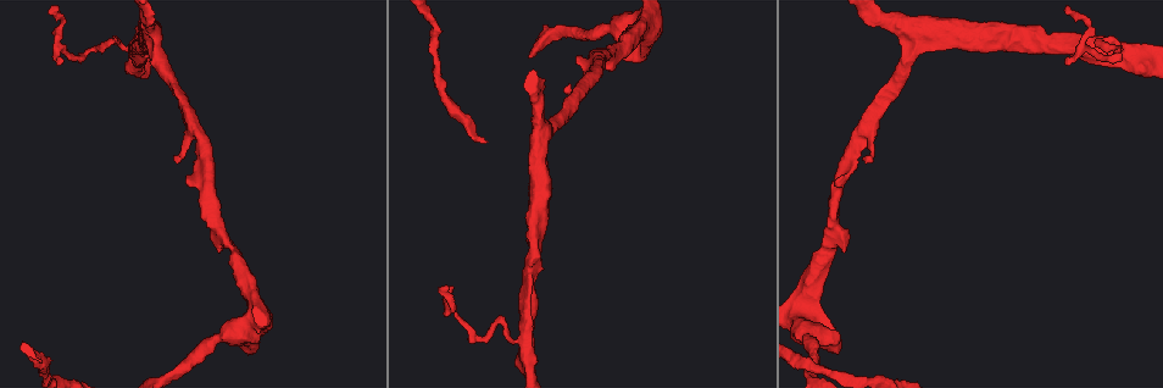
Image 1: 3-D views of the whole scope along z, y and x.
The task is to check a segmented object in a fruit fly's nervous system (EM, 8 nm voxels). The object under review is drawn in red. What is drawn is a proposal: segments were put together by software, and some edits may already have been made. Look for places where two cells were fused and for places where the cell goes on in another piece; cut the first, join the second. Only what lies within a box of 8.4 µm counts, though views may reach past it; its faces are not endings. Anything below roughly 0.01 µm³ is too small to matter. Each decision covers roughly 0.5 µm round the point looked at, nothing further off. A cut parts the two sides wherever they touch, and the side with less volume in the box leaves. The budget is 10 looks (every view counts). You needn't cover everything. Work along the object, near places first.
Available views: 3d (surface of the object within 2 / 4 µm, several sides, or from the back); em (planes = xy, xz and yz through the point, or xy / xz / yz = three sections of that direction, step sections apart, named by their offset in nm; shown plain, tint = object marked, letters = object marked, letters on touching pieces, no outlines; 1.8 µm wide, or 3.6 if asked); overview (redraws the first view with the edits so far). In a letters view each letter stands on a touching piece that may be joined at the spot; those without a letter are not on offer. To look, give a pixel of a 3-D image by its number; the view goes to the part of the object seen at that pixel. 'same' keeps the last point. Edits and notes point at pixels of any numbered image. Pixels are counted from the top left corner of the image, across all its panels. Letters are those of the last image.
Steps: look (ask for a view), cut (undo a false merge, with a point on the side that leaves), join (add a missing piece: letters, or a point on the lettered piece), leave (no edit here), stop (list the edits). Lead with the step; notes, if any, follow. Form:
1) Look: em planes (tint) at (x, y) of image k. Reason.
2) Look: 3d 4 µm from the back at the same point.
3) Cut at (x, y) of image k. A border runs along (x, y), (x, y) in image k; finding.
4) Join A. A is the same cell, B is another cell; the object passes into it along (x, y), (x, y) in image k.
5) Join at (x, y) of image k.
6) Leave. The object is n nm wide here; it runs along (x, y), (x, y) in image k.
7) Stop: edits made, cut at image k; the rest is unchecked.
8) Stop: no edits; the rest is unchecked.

Look: em planes (letters) at (526, 339) of image 1. Sharp bend.

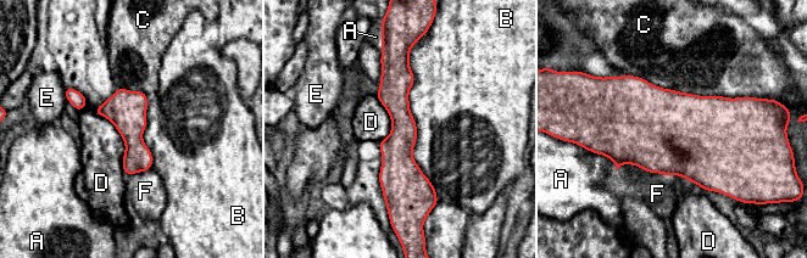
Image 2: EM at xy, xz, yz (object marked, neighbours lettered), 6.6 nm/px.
Leave. A, B, C, D, E and F are other cells; all the same cell.

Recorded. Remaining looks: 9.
Look: em xy step 4 (tint) at (59, 45) of image 1. Sharp bend.

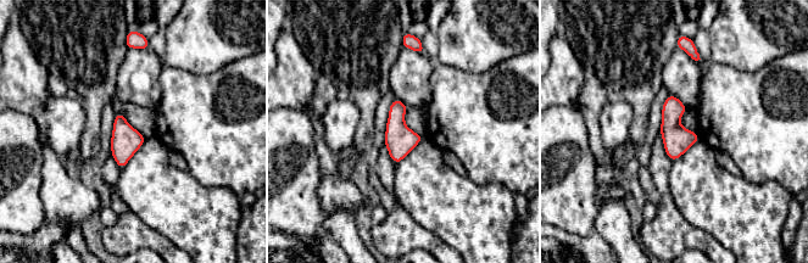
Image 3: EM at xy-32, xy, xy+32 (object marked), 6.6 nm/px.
Look: em planes (letters) at the same point.

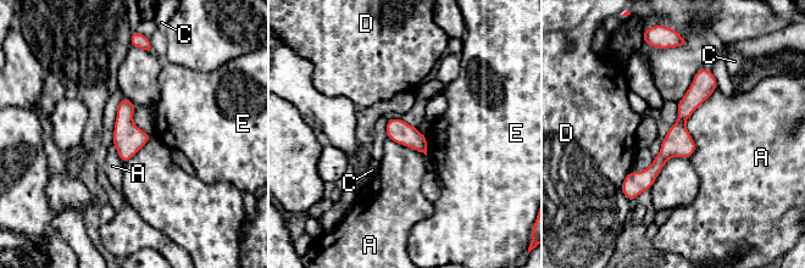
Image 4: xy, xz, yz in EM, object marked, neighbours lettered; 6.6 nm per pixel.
Leave. The object is 150 nm wide here; A, C, D and E are other cells; it runs along (708, 73), (678, 140), (632, 190) in image 4; all the same cell.

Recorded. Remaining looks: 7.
Look: 3d 4 µm at (836, 183) of image 1. An open end.

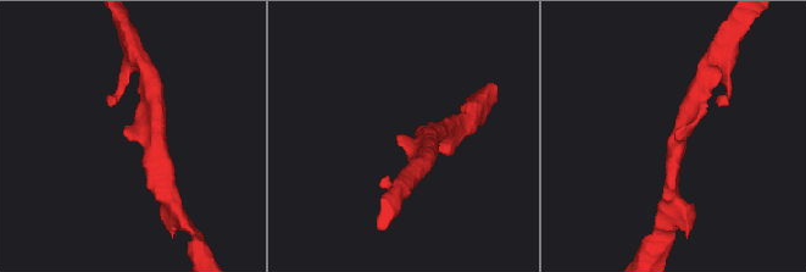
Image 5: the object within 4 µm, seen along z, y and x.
Look: em planes (plain) at (126, 136) of image 5. The arms are 240, 280 nm wide; need the tissue.

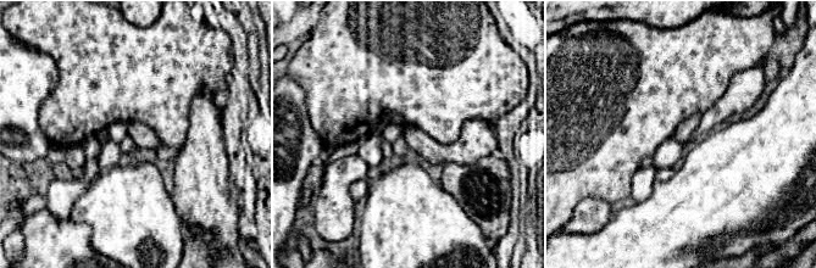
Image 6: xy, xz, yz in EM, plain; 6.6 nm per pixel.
Look: em planes (letters) at the same point. What lies round it.

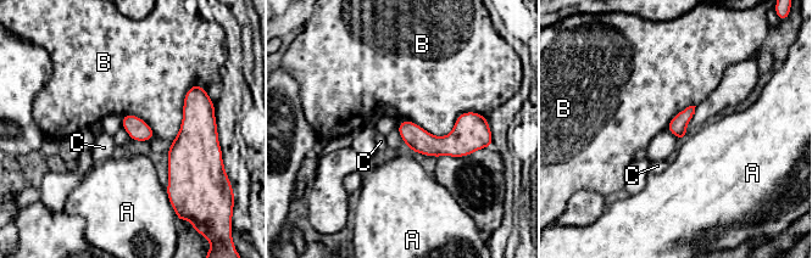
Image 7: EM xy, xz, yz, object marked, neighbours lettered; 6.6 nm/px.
Leave. The longest contact is with B, 550 nm; A, B and C are other cells; no lettered piece goes on from it.

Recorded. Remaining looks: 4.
Look: 3d 4 µm at (805, 327) of image 1. Looks like a crossing.

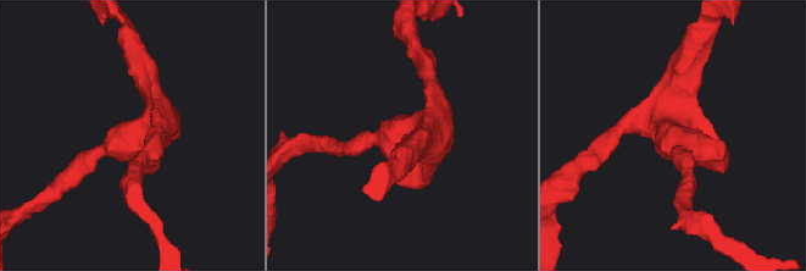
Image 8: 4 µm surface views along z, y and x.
Look: em xy step 16 (tint) at (141, 137) of image 8. Need the tissue.

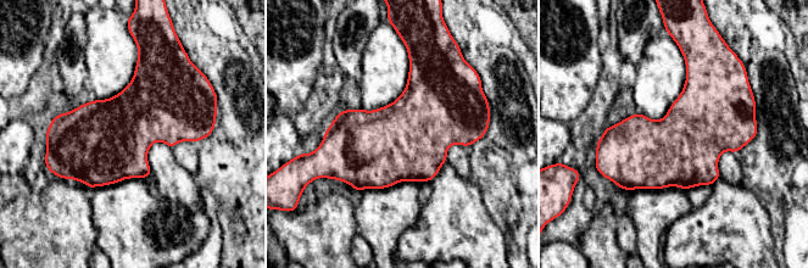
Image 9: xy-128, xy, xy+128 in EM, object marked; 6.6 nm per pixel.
Look: em planes (letters) at the same point.

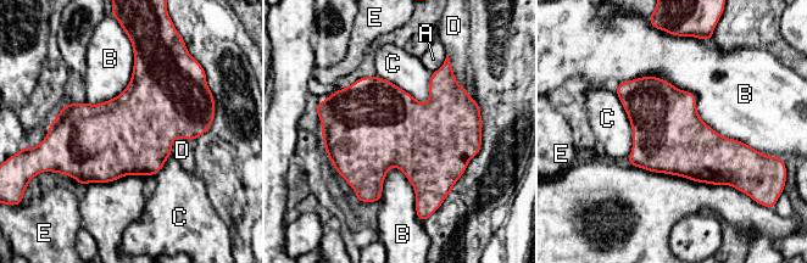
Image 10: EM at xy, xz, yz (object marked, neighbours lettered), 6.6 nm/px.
Leave. The object is 480 nm wide here; A, B, C, D and E are other cells; a border runs along (615, 89), (664, 78), (755, 150) in image 10; one cell here.

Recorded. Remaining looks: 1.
Stop: no edits; the rest is unchecked.

